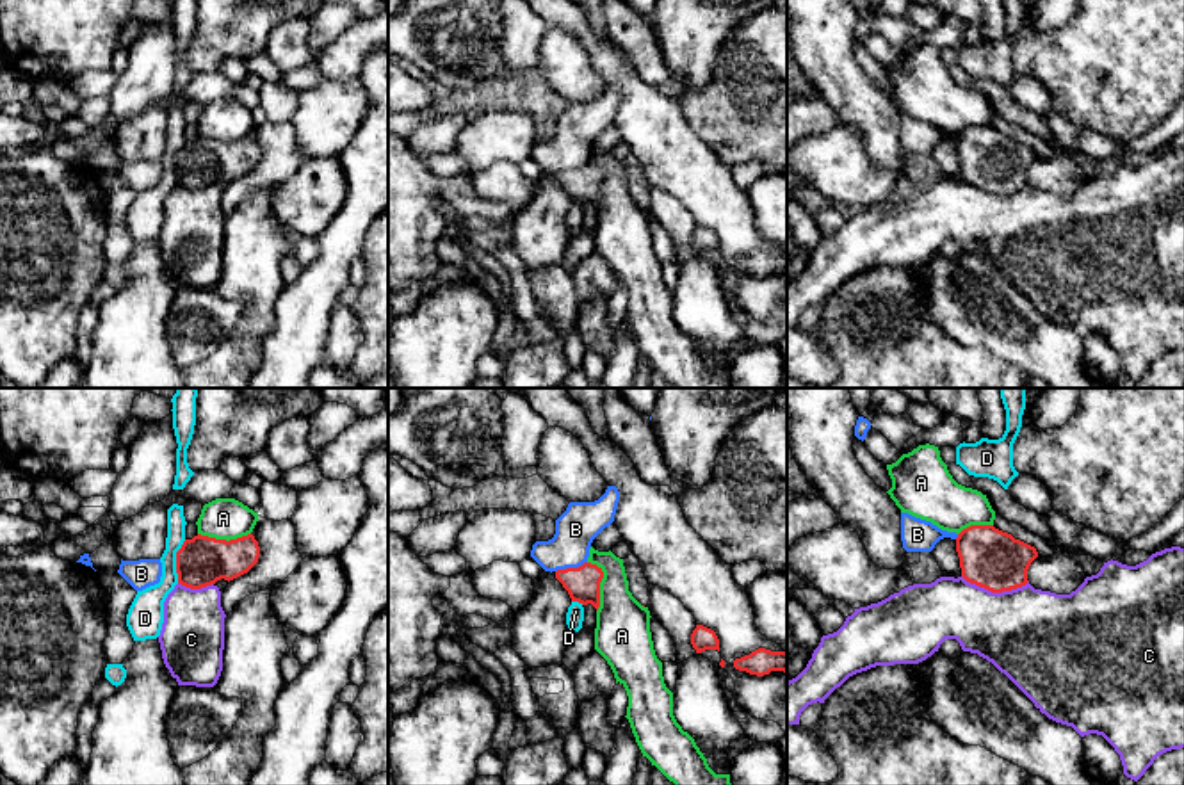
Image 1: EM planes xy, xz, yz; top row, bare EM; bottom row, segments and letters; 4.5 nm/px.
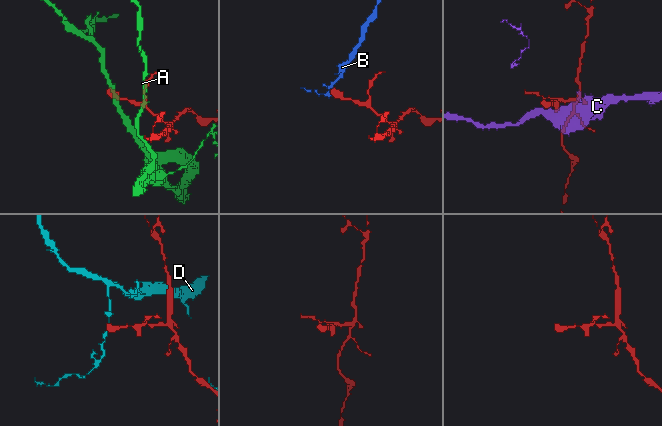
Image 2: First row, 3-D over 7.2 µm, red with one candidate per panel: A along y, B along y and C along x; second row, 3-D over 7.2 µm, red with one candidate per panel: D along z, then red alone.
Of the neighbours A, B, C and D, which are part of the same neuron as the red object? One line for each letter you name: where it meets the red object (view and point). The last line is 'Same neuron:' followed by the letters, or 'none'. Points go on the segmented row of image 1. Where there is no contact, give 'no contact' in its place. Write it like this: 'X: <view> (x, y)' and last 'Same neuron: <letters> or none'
Same neuron: none

